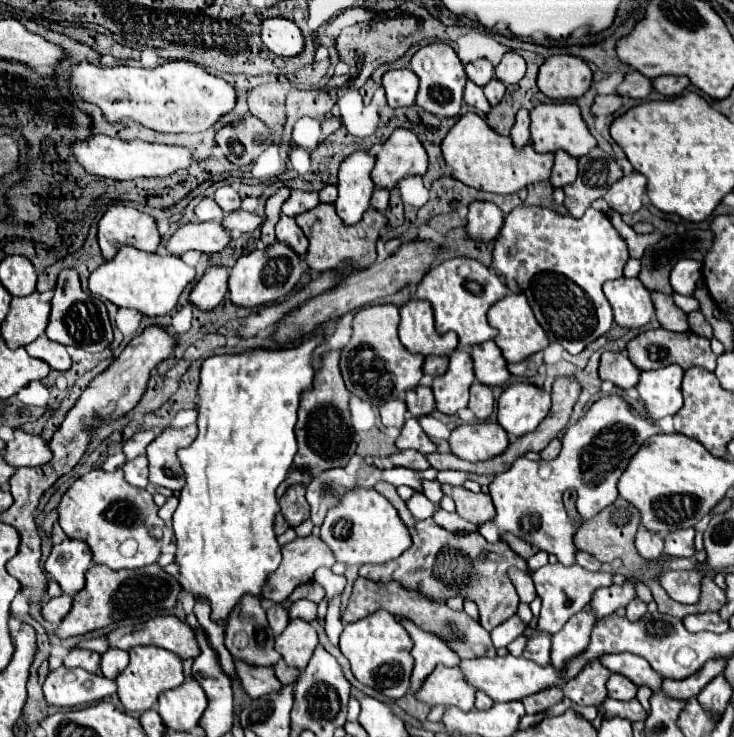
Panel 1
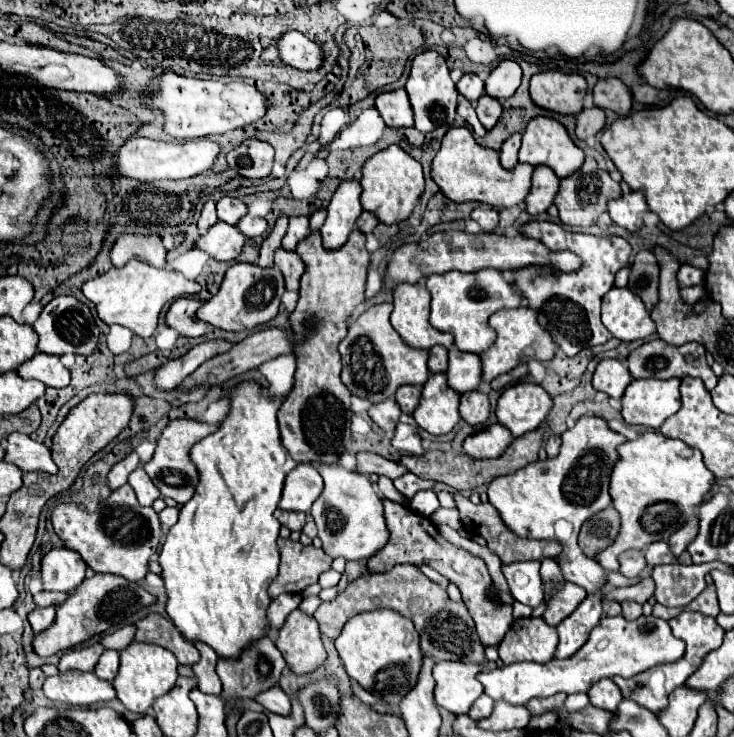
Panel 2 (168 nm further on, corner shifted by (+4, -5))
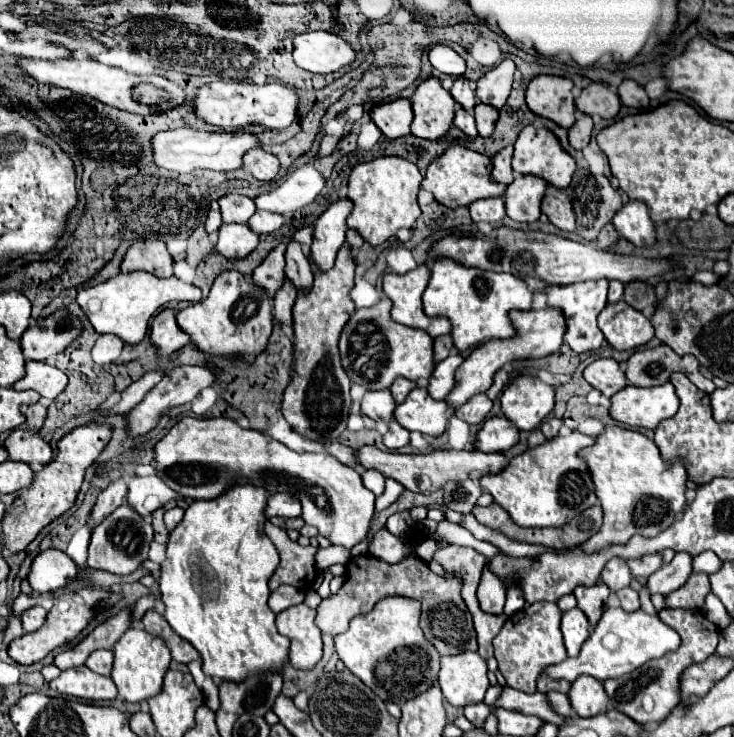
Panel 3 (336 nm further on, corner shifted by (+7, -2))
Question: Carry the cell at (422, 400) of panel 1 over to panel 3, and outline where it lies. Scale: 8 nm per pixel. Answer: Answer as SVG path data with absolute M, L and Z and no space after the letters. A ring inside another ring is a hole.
M397 379L393 385L391 385L391 393L393 393L393 399L397 401L397 403L401 403L401 399L405 399L407 395L409 395L409 391L411 389L415 389L417 387L417 383L415 381L409 381L409 379Z

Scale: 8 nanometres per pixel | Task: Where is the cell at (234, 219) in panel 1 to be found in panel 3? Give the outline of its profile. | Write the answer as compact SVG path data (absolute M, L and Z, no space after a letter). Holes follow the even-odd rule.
M257 211L253 219L249 219L249 227L255 231L255 233L273 233L277 231L281 225L285 223L283 215L277 215L277 213L271 213L271 211Z

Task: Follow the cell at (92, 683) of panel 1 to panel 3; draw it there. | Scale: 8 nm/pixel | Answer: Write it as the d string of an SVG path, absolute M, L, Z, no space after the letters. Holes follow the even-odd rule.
M87 667L67 669L49 685L61 695L71 695L87 701L113 701L117 697L117 687L113 679L97 675Z

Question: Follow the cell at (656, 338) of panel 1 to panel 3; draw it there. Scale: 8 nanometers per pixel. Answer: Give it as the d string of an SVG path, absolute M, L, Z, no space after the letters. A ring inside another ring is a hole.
M659 345L655 349L645 349L645 351L633 353L625 367L625 375L627 375L629 383L635 387L663 385L669 381L671 373L675 373L675 371L685 373L697 389L701 389L705 393L715 391L713 381L701 375L699 361L695 357L689 357L689 355L679 357L667 345Z

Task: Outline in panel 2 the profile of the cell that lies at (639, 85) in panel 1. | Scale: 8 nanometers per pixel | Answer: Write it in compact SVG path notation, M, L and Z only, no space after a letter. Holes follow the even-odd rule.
M618 78L598 80L594 86L594 104L600 108L610 108L620 116L628 116L632 110L632 92Z

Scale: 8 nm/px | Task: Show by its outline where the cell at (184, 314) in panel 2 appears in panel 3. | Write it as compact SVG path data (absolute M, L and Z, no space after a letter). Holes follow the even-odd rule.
M165 309L153 319L149 341L155 345L159 357L167 357L167 355L179 351L181 347L185 347L189 343L189 337L185 337L185 333L181 333L181 329L175 321L175 313Z

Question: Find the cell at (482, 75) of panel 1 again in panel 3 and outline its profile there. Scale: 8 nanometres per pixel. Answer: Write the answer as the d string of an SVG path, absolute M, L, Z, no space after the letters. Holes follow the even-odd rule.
M465 77L455 79L455 83L453 83L453 87L451 87L451 97L453 97L465 111L473 111L473 107L479 103L477 97L475 97L473 85L471 85Z

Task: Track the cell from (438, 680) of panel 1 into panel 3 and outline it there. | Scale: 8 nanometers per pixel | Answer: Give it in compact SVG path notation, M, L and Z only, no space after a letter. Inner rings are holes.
M473 651L441 657L439 687L445 699L455 707L481 703L489 687L485 659Z

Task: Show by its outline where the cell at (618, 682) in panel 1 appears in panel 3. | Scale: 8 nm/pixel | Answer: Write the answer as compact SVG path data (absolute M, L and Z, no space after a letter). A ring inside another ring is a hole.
M581 675L571 683L571 689L567 693L573 711L579 717L595 717L597 713L605 713L609 699L605 697L603 683L589 677Z

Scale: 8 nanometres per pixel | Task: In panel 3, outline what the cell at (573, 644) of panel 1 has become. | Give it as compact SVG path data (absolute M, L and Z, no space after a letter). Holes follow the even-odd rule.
M575 607L575 609L563 613L561 631L563 631L563 637L565 637L565 647L567 647L569 657L577 657L581 645L589 637L591 625L589 625L585 613L581 613L581 609Z

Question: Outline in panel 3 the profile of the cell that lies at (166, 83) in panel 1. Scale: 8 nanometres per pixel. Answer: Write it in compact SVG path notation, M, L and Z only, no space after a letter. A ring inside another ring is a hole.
M209 83L199 89L199 95L195 99L195 113L199 119L203 119L209 125L221 127L223 131L235 131L239 127L247 125L263 125L269 129L285 129L295 121L299 107L299 95L295 89L283 85L283 83L269 83L269 85L253 85L253 83Z

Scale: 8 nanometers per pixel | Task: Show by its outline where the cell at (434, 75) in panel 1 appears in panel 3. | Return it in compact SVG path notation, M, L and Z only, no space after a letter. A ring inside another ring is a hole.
M431 77L423 81L411 99L415 119L411 123L411 133L419 139L441 139L453 123L453 97L441 87L439 79Z

